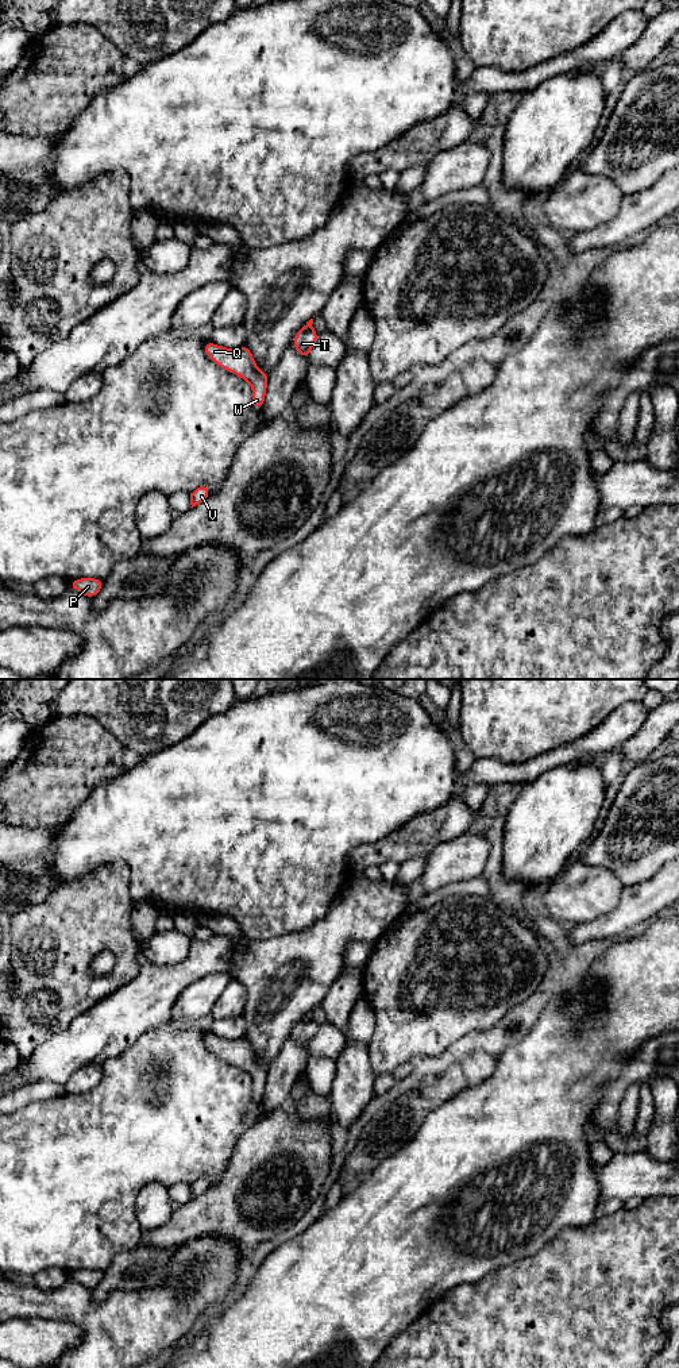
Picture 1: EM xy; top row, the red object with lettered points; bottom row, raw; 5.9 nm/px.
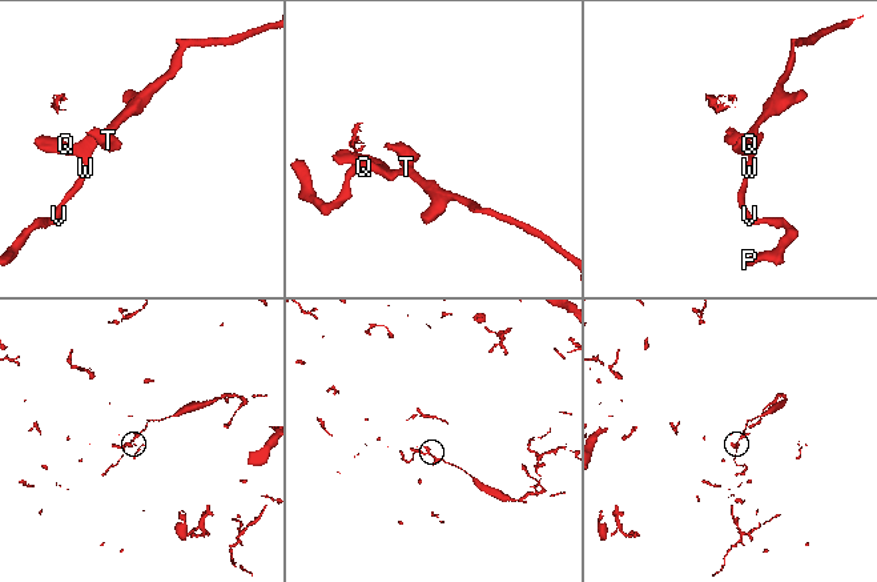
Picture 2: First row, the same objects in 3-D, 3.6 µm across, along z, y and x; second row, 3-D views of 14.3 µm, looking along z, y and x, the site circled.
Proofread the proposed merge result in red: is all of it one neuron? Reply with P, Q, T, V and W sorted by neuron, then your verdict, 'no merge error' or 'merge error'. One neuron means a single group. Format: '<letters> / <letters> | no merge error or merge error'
P Q V W / T | merge error

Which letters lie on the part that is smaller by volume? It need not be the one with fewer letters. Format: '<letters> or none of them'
P, Q, V, W

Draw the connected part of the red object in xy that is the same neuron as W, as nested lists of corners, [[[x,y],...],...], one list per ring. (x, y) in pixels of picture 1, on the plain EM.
[[[209,1032],[204,1041],[207,1048],[217,1057],[239,1067],[251,1076],[252,1098],[261,1101],[265,1095],[269,1067],[254,1055],[254,1048],[248,1038],[224,1040]]]

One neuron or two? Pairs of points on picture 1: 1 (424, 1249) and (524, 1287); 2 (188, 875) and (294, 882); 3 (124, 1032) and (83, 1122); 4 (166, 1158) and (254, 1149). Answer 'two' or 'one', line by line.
1: two
2: one
3: two
4: two

